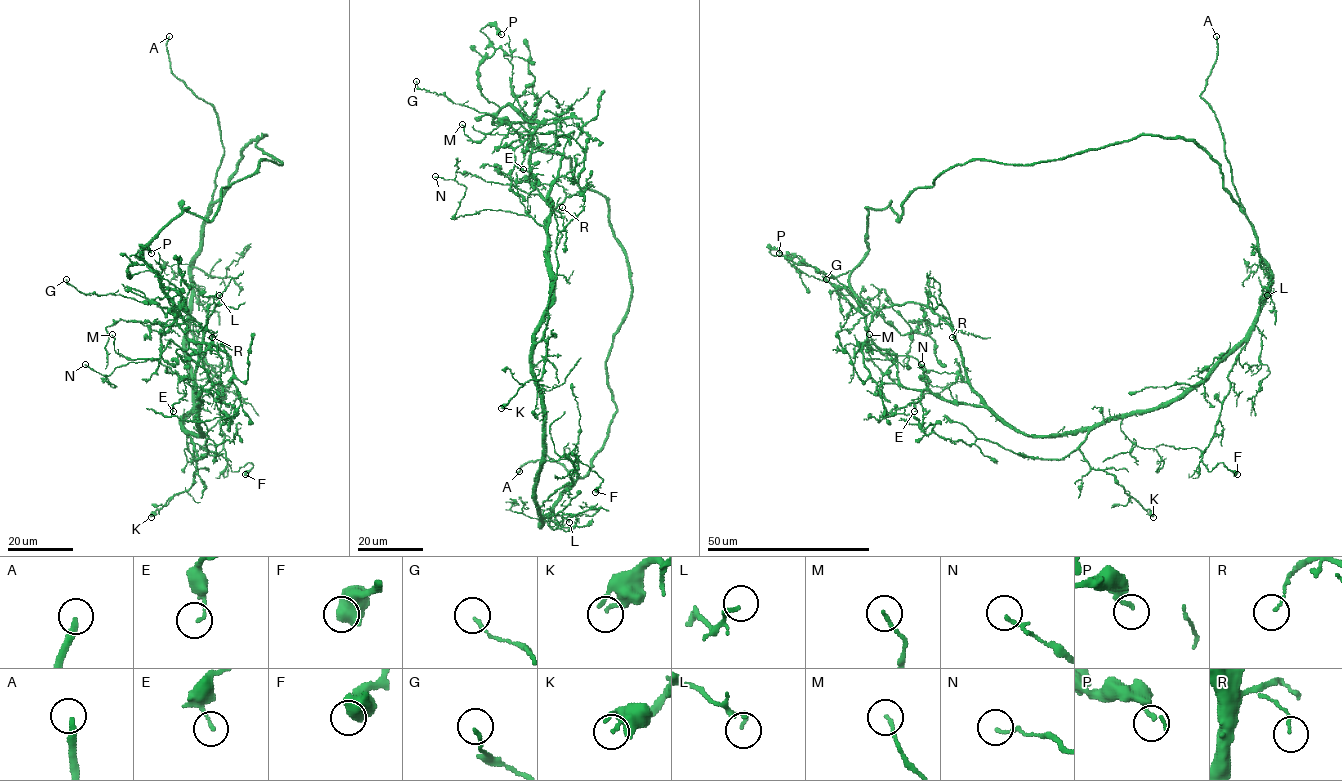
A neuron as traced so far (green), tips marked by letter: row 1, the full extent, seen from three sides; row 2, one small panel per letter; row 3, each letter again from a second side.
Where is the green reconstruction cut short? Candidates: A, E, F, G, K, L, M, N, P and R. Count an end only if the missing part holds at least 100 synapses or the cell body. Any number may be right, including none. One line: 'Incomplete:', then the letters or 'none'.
Incomplete: A

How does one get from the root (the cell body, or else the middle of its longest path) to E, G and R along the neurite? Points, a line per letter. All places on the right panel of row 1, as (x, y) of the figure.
E: (1136, 410), (1060, 434), (1027, 436), (1006, 424), (959, 375), (941, 392), (926, 393), (915, 404), (914, 411)
G: (1136, 410), (1015, 432), (926, 306), (883, 289), (861, 303), (826, 279)
R: (1136, 410), (1060, 434), (1024, 435), (1006, 424), (972, 388), (955, 331), (952, 337)

